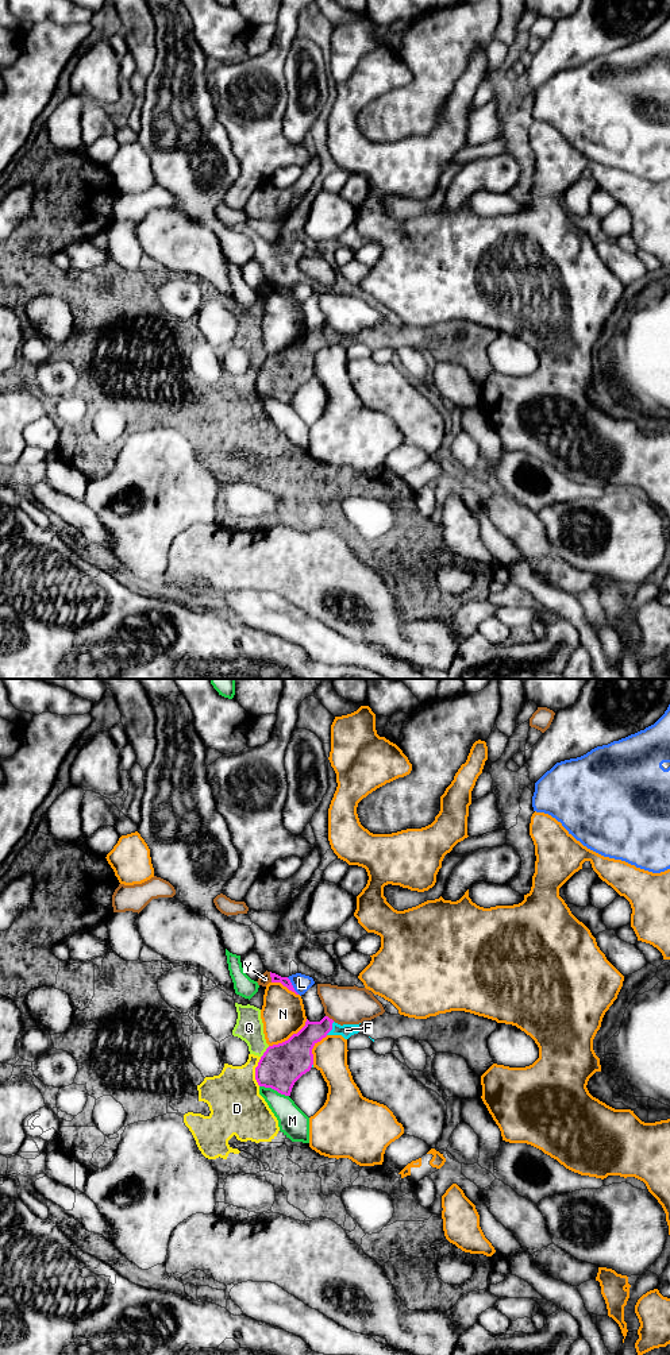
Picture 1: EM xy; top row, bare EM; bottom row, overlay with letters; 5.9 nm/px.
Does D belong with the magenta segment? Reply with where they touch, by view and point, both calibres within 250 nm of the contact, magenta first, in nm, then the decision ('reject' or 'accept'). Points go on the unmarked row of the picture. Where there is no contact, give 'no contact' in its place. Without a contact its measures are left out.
contact xy (255, 381); calibres 260 and 320 nm; reject

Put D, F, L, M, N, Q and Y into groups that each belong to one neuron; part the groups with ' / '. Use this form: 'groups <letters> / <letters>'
groups D Q / F / L / M / N / Y

